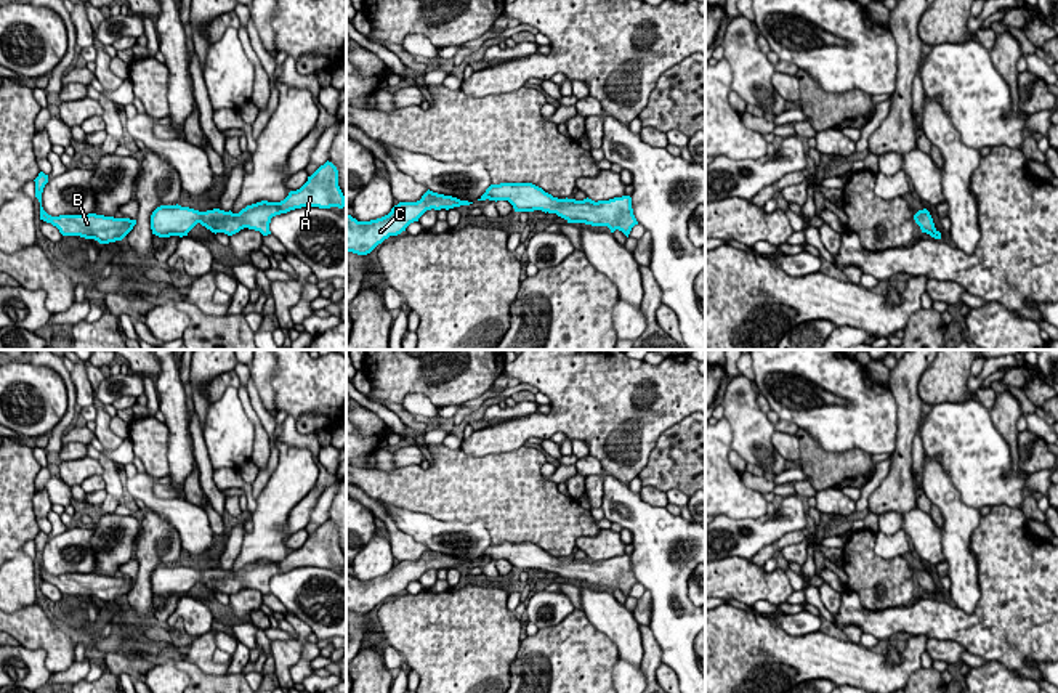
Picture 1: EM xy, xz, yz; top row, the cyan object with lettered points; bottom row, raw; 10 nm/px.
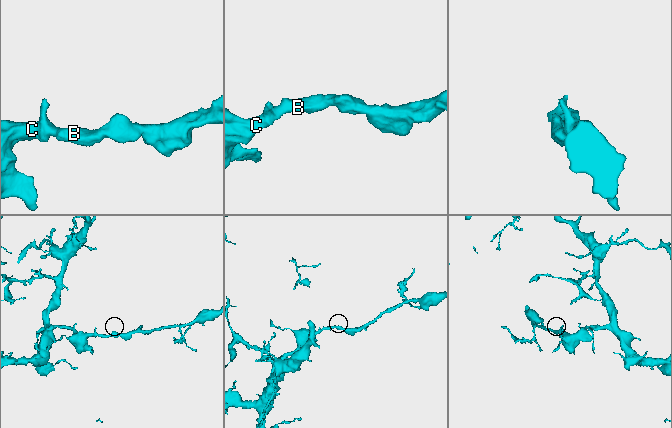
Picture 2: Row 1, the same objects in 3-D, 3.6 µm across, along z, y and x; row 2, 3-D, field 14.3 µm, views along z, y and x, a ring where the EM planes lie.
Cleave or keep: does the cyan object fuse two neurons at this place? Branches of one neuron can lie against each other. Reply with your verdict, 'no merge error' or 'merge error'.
no merge error

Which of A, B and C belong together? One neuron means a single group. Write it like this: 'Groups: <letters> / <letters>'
Groups: A B C

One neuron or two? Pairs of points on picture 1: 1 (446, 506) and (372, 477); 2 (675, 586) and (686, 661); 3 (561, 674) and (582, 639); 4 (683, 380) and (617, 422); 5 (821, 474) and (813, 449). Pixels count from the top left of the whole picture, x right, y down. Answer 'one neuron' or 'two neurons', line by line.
1: one neuron
2: one neuron
3: one neuron
4: one neuron
5: one neuron

